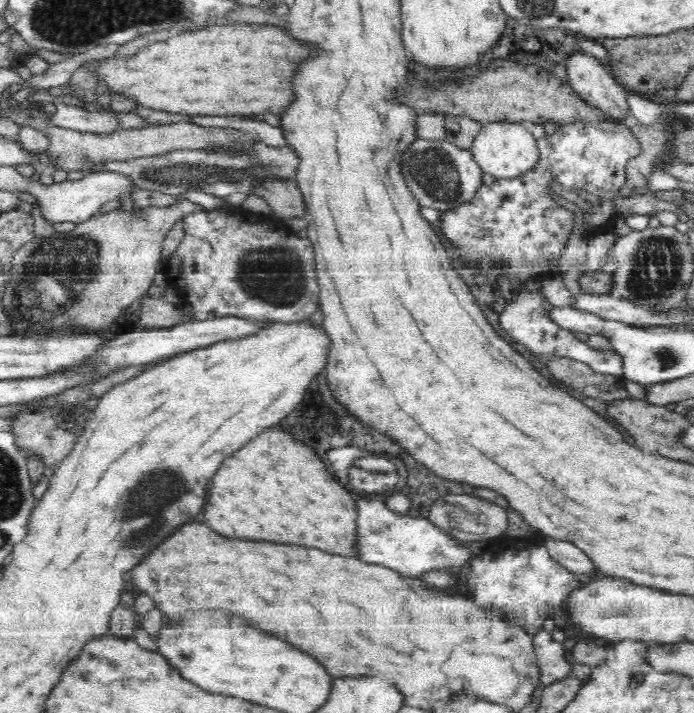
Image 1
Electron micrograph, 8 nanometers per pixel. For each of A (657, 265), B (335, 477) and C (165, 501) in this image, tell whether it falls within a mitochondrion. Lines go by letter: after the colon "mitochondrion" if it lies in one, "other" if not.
A: mitochondrion
B: other
C: mitochondrion

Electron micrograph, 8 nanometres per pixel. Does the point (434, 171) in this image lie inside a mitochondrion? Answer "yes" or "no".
yes

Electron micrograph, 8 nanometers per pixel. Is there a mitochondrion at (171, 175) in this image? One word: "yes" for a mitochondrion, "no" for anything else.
yes

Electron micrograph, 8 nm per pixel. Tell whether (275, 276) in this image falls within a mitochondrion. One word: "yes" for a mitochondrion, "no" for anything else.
yes

